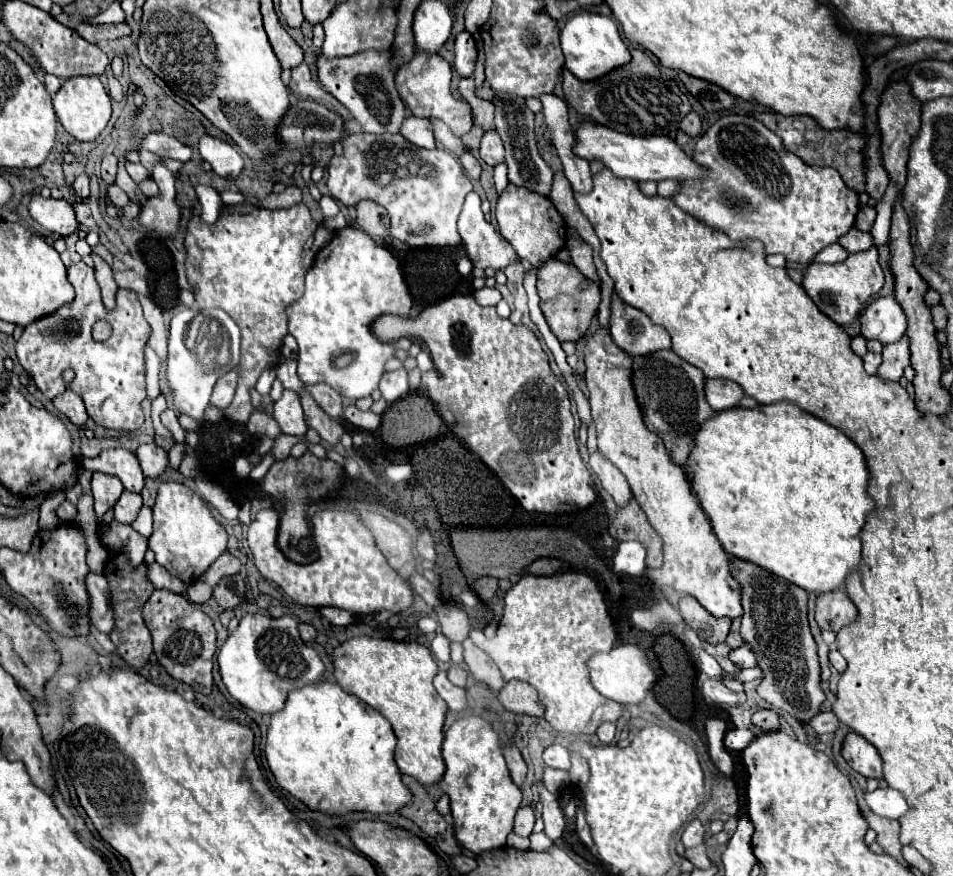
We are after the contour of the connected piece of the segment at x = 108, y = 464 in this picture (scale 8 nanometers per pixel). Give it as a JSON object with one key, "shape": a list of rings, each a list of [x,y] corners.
{"shape":[[[111,447],[99,453],[99,457],[83,461],[81,463],[85,469],[91,471],[101,471],[101,473],[111,473],[121,479],[127,491],[139,493],[145,485],[145,475],[139,467],[139,461],[135,453],[123,449],[123,447]]]}

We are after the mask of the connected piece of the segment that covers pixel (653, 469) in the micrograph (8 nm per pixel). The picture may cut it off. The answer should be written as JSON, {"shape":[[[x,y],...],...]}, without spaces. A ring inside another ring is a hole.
{"shape":[[[599,329],[587,339],[585,365],[585,383],[589,389],[591,417],[597,425],[599,451],[625,473],[633,497],[663,539],[665,563],[661,569],[649,571],[651,581],[659,587],[673,587],[679,593],[693,595],[713,617],[741,617],[741,589],[729,573],[729,555],[715,537],[699,501],[691,495],[691,485],[683,469],[671,463],[663,441],[641,419],[631,387],[629,355],[611,341],[607,329]]]}

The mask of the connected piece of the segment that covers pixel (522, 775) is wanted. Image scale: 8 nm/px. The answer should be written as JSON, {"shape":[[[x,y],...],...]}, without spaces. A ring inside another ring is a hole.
{"shape":[[[515,745],[513,747],[505,747],[503,751],[505,751],[507,765],[511,769],[511,777],[513,777],[515,785],[521,787],[525,783],[525,779],[527,779],[527,765],[525,765],[525,761],[523,761],[523,757],[521,757],[521,753],[519,753],[519,749]]]}

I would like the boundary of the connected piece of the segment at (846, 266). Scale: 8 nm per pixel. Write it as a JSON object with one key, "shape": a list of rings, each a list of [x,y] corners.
{"shape":[[[871,247],[867,251],[851,253],[841,263],[811,263],[805,269],[803,277],[803,289],[807,295],[815,301],[815,305],[837,325],[849,325],[853,323],[853,317],[859,317],[865,303],[869,303],[883,287],[883,269],[879,265],[877,249]]]}

